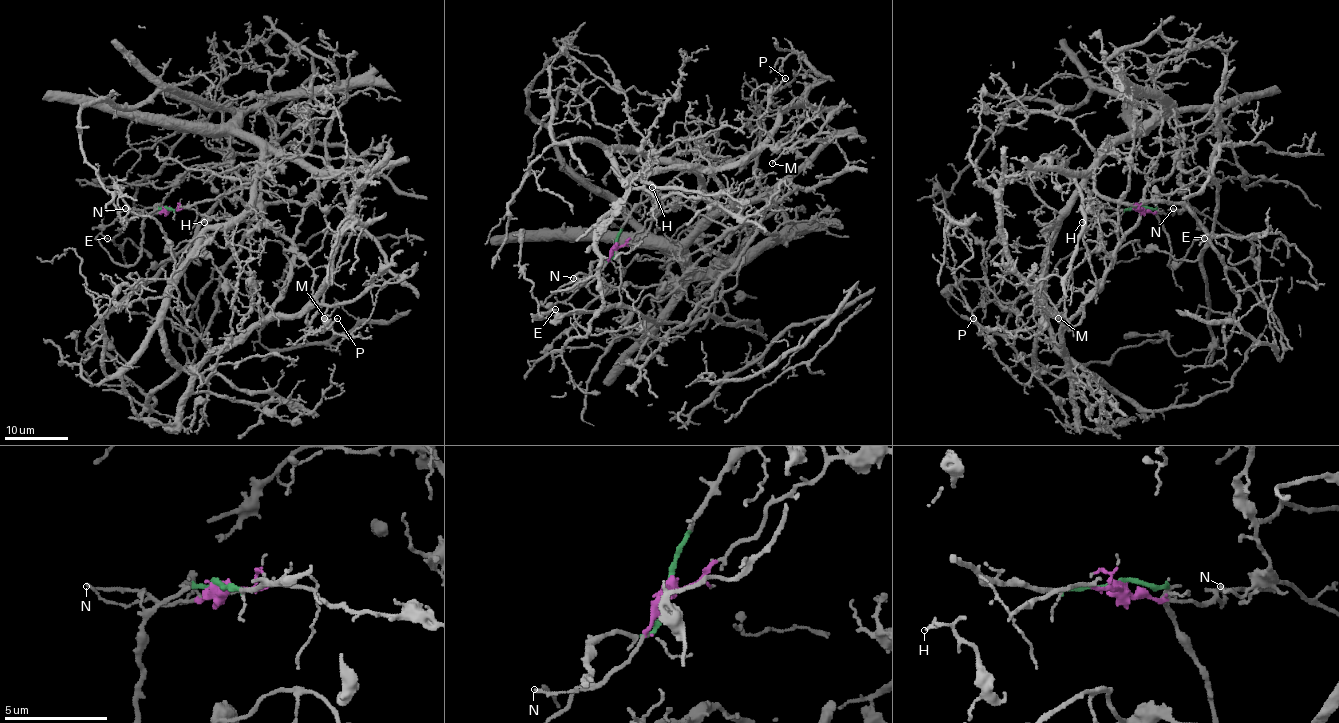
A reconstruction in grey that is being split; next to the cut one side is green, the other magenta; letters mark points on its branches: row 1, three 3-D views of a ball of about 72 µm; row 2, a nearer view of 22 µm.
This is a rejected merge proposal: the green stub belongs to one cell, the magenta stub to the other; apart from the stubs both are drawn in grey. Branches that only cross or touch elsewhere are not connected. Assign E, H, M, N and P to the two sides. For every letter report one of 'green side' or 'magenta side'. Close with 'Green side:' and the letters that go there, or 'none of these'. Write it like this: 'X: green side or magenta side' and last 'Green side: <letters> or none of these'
E: magenta side
H: magenta side
M: magenta side
N: magenta side
P: magenta side
Green side: none of these

